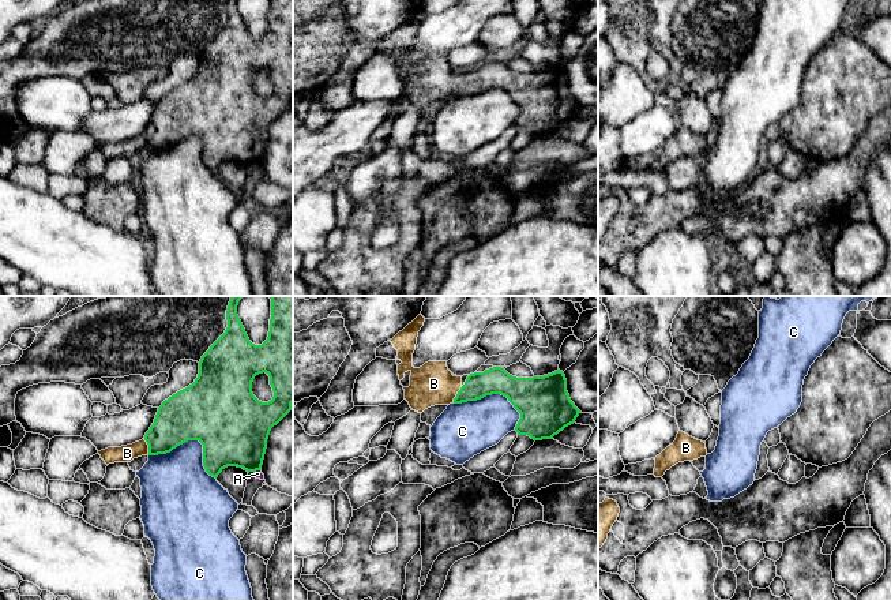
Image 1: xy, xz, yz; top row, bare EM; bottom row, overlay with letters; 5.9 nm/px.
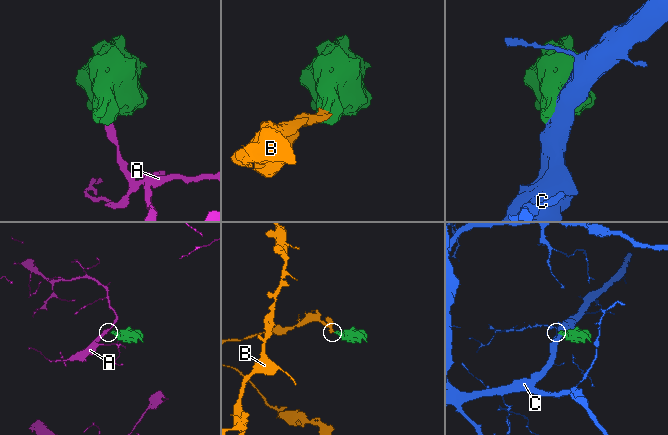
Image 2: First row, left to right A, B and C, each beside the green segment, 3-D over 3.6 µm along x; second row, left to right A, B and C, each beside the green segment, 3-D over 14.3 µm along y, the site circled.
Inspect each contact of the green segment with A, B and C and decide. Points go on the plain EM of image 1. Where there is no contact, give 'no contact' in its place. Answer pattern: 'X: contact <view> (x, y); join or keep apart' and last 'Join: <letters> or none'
A: contact xy (256, 164); keep apart
B: contact xy (149, 142); join
C: contact xy (194, 134); keep apart
Join: B

